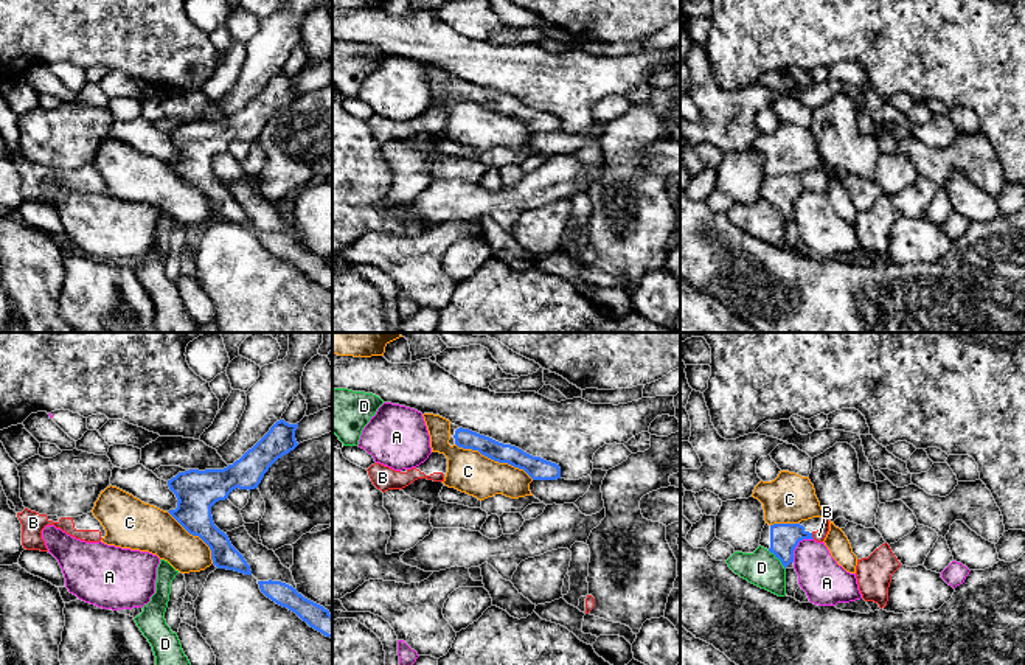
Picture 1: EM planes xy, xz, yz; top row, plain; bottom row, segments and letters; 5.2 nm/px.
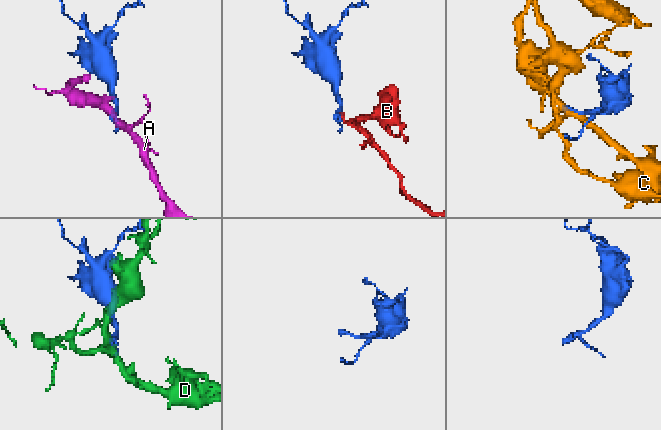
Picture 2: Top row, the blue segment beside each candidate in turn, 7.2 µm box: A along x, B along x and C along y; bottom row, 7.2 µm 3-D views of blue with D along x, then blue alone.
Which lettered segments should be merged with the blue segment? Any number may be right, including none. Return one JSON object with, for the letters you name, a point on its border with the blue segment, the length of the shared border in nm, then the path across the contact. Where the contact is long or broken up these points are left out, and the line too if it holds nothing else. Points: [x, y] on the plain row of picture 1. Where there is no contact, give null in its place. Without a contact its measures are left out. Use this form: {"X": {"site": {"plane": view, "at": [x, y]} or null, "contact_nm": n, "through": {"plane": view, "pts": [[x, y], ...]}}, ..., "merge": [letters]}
{"B": {"site": {"plane": "yz", "at": [811, 188]}, "contact_nm": 40, "through": {"plane": "yz", "pts": [[785, 190], [788, 187], [811, 188], [819, 187]]}}, "merge": ["B"]}

